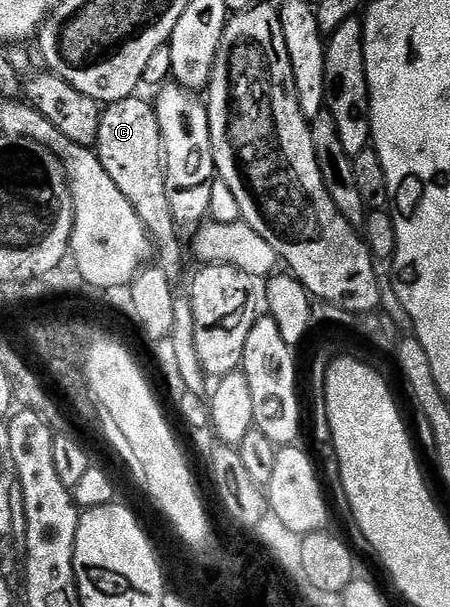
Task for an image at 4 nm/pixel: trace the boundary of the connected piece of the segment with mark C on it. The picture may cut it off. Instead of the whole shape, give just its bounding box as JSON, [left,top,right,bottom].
[93,96,183,283]

